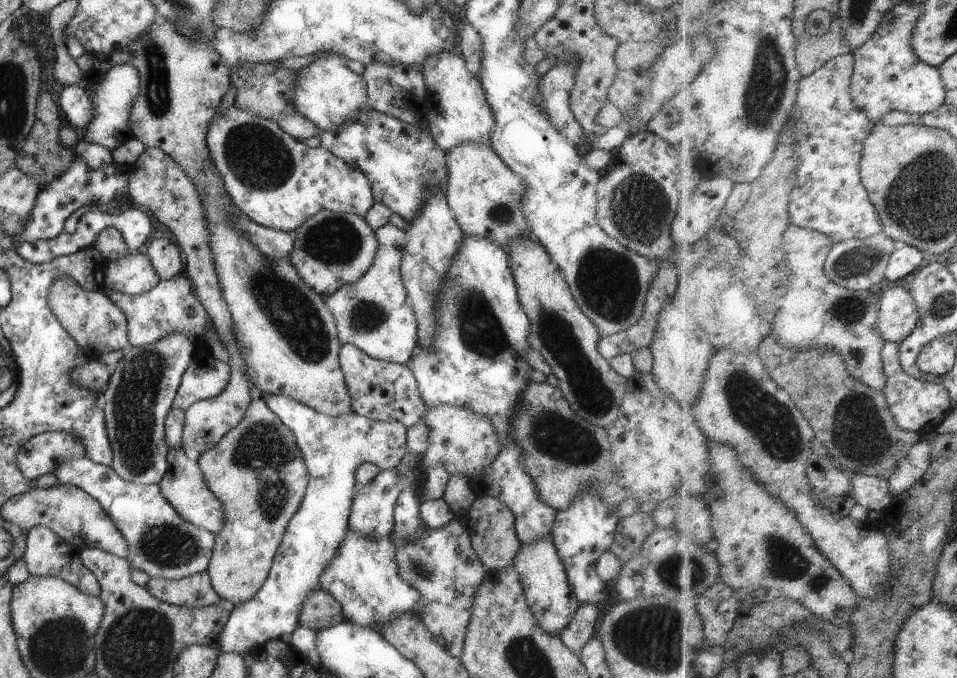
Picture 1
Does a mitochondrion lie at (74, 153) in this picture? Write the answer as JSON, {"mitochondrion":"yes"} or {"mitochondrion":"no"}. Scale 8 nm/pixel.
{"mitochondrion":"no"}

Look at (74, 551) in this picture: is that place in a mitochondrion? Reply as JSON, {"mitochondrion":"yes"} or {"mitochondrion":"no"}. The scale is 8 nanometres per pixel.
{"mitochondrion":"no"}

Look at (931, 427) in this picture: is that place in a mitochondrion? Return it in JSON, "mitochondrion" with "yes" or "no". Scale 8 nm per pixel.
{"mitochondrion":"no"}

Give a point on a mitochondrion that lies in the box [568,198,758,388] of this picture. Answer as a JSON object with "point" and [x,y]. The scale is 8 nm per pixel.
{"point":[608,281]}

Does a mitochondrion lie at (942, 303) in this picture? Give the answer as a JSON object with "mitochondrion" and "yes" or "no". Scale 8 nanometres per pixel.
{"mitochondrion":"yes"}

